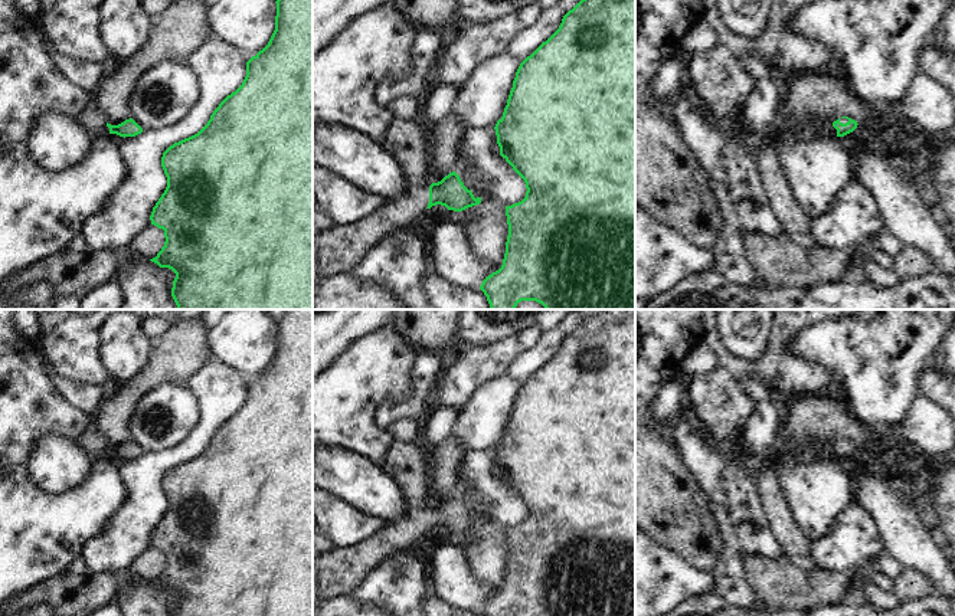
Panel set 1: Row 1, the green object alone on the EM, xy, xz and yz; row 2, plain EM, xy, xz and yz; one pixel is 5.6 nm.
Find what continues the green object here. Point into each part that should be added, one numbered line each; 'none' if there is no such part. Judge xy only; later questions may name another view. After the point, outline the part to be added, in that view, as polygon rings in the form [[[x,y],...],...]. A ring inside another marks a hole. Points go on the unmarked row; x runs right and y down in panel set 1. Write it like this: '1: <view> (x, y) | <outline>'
1: xy (92, 444) | [[[94,427],[81,439],[81,448],[91,461],[109,459],[105,440]]]

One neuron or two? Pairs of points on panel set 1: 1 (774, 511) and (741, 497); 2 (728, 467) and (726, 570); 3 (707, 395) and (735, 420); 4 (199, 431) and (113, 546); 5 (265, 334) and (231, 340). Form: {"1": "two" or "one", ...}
{"1": "two", "2": "one", "3": "one", "4": "one", "5": "one"}

